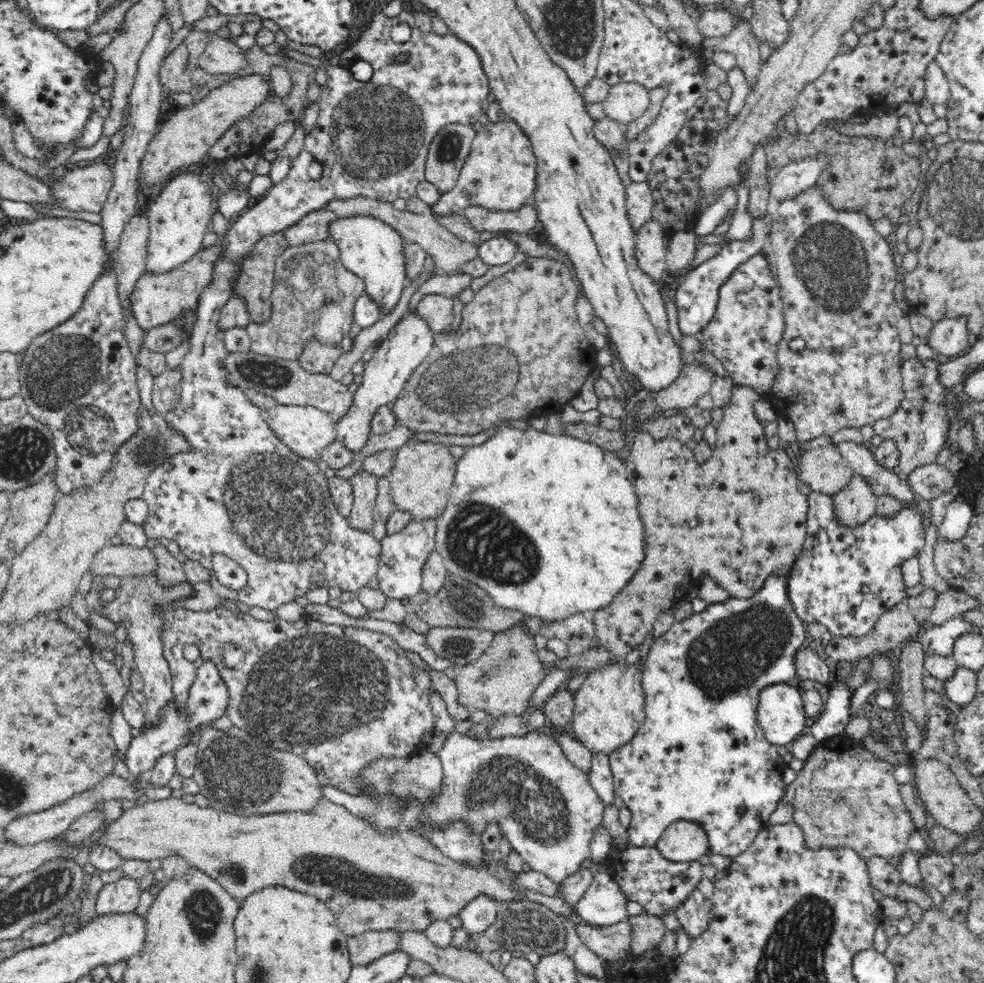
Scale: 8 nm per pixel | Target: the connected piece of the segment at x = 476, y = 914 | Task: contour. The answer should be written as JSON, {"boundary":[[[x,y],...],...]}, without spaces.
{"boundary":[[[486,895],[477,896],[460,912],[462,928],[470,935],[483,933],[497,919],[498,902]]]}

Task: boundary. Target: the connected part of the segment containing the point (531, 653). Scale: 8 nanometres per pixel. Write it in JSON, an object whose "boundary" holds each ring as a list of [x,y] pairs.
{"boundary":[[[524,622],[516,625],[516,628],[495,632],[496,638],[494,638],[492,646],[482,654],[482,658],[478,662],[474,662],[472,666],[464,666],[457,672],[455,685],[458,689],[458,702],[468,706],[471,710],[486,710],[493,717],[508,713],[527,714],[529,712],[526,708],[528,700],[530,700],[532,692],[536,690],[536,686],[547,676],[547,668],[539,662],[535,640],[528,638],[526,632],[527,628],[525,628]]]}

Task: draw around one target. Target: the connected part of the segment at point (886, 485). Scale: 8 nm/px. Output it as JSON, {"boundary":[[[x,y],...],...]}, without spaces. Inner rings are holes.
{"boundary":[[[843,441],[836,445],[838,452],[852,470],[863,476],[872,487],[874,494],[895,496],[903,505],[915,505],[916,494],[892,469],[881,465],[873,455],[872,448],[863,443]]]}

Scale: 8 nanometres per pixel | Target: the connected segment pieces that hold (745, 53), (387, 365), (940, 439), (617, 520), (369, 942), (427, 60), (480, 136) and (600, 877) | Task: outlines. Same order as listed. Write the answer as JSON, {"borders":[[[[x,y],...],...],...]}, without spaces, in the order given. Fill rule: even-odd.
{"borders":[[[[740,21],[722,40],[703,40],[701,42],[703,48],[714,46],[715,50],[734,54],[737,59],[737,68],[744,74],[751,90],[763,65],[758,45],[758,40],[752,34],[750,22],[746,23],[746,21]]],[[[417,308],[408,310],[404,316],[388,331],[386,337],[382,338],[377,344],[377,350],[374,352],[372,358],[365,363],[362,384],[359,384],[358,390],[353,394],[354,406],[350,408],[350,412],[346,413],[337,423],[336,432],[337,440],[340,441],[346,448],[352,452],[360,452],[366,440],[368,440],[368,432],[371,431],[370,420],[374,416],[374,412],[380,406],[393,404],[398,398],[400,392],[404,388],[406,381],[410,375],[424,362],[424,359],[429,355],[435,343],[435,334],[428,326],[427,320],[419,316]]],[[[913,358],[910,361],[903,361],[901,365],[902,391],[904,398],[900,407],[886,419],[874,422],[874,434],[884,439],[894,439],[899,450],[898,468],[904,474],[909,475],[919,466],[936,463],[936,457],[944,448],[946,436],[948,436],[948,406],[955,397],[952,392],[938,383],[938,366],[941,359],[920,361]]],[[[502,426],[496,434],[483,443],[467,448],[464,455],[456,461],[454,484],[448,499],[449,501],[444,512],[435,518],[435,550],[441,554],[448,573],[458,575],[463,579],[477,584],[480,588],[483,588],[486,594],[493,599],[497,609],[515,609],[522,613],[526,613],[526,616],[528,617],[538,617],[540,618],[540,621],[546,621],[553,625],[577,613],[582,614],[583,612],[591,610],[598,611],[608,607],[608,604],[610,604],[610,602],[612,602],[612,600],[614,600],[614,598],[622,591],[622,588],[630,582],[630,579],[636,574],[638,568],[640,568],[642,560],[644,560],[644,525],[642,524],[642,519],[640,519],[640,513],[638,512],[638,495],[636,495],[634,485],[630,482],[629,476],[627,475],[625,463],[619,459],[613,451],[606,451],[599,446],[596,446],[594,443],[586,442],[570,435],[554,435],[535,429],[528,428],[523,430],[511,426]]],[[[390,930],[366,931],[361,935],[347,937],[347,947],[356,963],[366,965],[385,954],[399,950],[402,932]]],[[[403,10],[397,16],[394,16],[391,18],[384,15],[383,12],[377,13],[372,18],[372,22],[370,22],[370,25],[367,27],[367,30],[365,32],[363,32],[363,34],[360,36],[360,40],[358,40],[357,44],[354,44],[354,45],[352,45],[352,47],[348,48],[347,50],[344,50],[339,56],[333,55],[332,58],[330,58],[330,62],[328,62],[328,66],[326,66],[325,71],[326,71],[326,76],[327,76],[327,82],[326,82],[326,87],[321,89],[321,98],[318,100],[318,103],[319,103],[318,124],[316,125],[316,128],[314,128],[314,130],[312,130],[312,132],[310,132],[310,134],[308,134],[308,136],[305,137],[304,150],[302,150],[302,152],[300,152],[300,154],[298,154],[298,158],[296,158],[296,160],[294,160],[294,162],[291,162],[291,167],[287,174],[288,176],[286,176],[286,178],[284,178],[284,180],[282,180],[279,184],[272,185],[269,188],[268,194],[266,194],[266,196],[264,196],[263,199],[256,201],[252,206],[250,206],[250,208],[248,209],[248,212],[242,213],[242,214],[240,214],[240,216],[238,216],[236,218],[236,220],[232,220],[230,222],[230,224],[228,225],[228,229],[226,230],[226,233],[222,237],[222,242],[221,242],[222,250],[219,253],[219,256],[217,257],[217,262],[215,263],[214,271],[212,271],[212,278],[210,278],[210,282],[208,282],[208,284],[206,284],[206,286],[204,286],[204,288],[202,290],[202,294],[200,294],[200,298],[198,298],[198,306],[197,306],[197,310],[196,310],[196,312],[198,313],[198,318],[197,318],[194,328],[191,332],[190,348],[189,348],[186,356],[183,358],[183,361],[180,366],[180,373],[182,373],[180,401],[178,402],[178,405],[173,410],[170,410],[168,413],[164,414],[165,415],[164,419],[166,419],[166,423],[168,423],[168,425],[170,425],[170,429],[172,429],[172,431],[174,431],[174,433],[178,433],[178,435],[182,435],[182,437],[184,437],[184,439],[186,439],[186,441],[188,441],[188,450],[186,450],[186,452],[172,454],[172,456],[170,456],[170,458],[166,458],[164,463],[162,463],[160,466],[157,466],[156,468],[154,468],[154,470],[147,476],[146,486],[145,486],[144,492],[141,496],[141,498],[146,501],[146,504],[148,505],[148,508],[149,508],[148,520],[143,524],[143,529],[147,533],[148,538],[155,538],[155,539],[161,540],[162,542],[169,542],[171,540],[172,540],[172,542],[176,542],[176,544],[178,544],[178,546],[183,554],[182,556],[184,559],[194,560],[194,561],[198,562],[200,565],[208,568],[211,572],[213,570],[212,556],[217,555],[217,554],[225,554],[226,556],[229,556],[232,560],[235,560],[240,566],[242,566],[242,568],[244,568],[244,570],[247,572],[246,586],[244,586],[244,588],[240,588],[240,590],[234,591],[231,588],[228,588],[227,586],[220,584],[217,581],[217,579],[213,579],[213,581],[210,583],[211,587],[214,589],[214,591],[216,591],[216,593],[218,593],[218,595],[220,595],[220,597],[222,597],[222,599],[225,599],[225,600],[230,599],[232,602],[239,601],[239,602],[242,602],[244,605],[247,605],[250,608],[260,607],[261,609],[271,611],[271,612],[284,603],[294,601],[297,596],[306,597],[306,593],[312,585],[312,582],[310,581],[310,577],[312,576],[312,574],[314,574],[314,576],[316,576],[316,578],[317,578],[318,574],[322,574],[322,576],[324,576],[324,585],[326,585],[327,588],[330,588],[333,586],[338,586],[338,588],[340,588],[340,590],[342,590],[342,592],[348,591],[351,593],[358,593],[361,588],[364,588],[367,586],[367,582],[370,580],[370,578],[377,576],[377,570],[379,567],[379,560],[380,560],[380,555],[381,555],[381,541],[377,540],[375,537],[373,537],[370,532],[366,532],[365,530],[358,530],[356,528],[352,528],[349,525],[348,519],[344,515],[342,515],[342,513],[339,512],[339,510],[337,509],[337,506],[334,504],[334,501],[331,499],[331,494],[330,494],[330,491],[329,491],[329,488],[327,485],[326,475],[324,475],[323,467],[319,468],[316,466],[316,464],[314,463],[313,460],[302,458],[300,455],[297,455],[296,453],[292,452],[286,446],[286,444],[284,444],[276,436],[276,433],[269,427],[269,424],[264,419],[264,414],[263,414],[264,412],[260,408],[257,408],[254,404],[252,404],[252,402],[249,401],[248,397],[245,395],[245,392],[243,390],[239,389],[238,387],[236,387],[234,385],[230,385],[230,383],[228,383],[228,381],[226,381],[226,369],[224,369],[224,367],[222,367],[222,365],[220,365],[220,360],[222,360],[222,358],[224,358],[224,356],[226,356],[226,354],[229,352],[229,350],[226,348],[226,345],[224,342],[225,331],[219,327],[221,310],[222,310],[222,308],[224,308],[224,305],[232,298],[232,296],[234,296],[233,288],[236,286],[236,284],[238,284],[239,274],[242,271],[242,262],[244,262],[244,260],[248,260],[248,258],[250,258],[250,256],[252,256],[252,252],[254,252],[253,248],[256,246],[256,244],[258,244],[258,242],[262,241],[263,238],[266,238],[272,234],[283,232],[289,226],[292,226],[293,224],[296,224],[299,220],[302,220],[302,218],[304,218],[304,216],[306,216],[307,214],[310,214],[310,212],[324,209],[328,203],[334,202],[334,200],[352,200],[352,198],[370,198],[370,199],[378,200],[381,202],[388,202],[388,203],[393,204],[398,199],[404,199],[406,201],[406,200],[410,199],[411,197],[415,197],[417,195],[418,184],[421,184],[423,181],[425,181],[425,161],[427,158],[427,150],[430,149],[430,144],[432,143],[432,140],[439,134],[439,131],[444,126],[447,126],[450,124],[455,124],[455,123],[459,123],[462,125],[474,125],[476,122],[479,122],[480,117],[483,114],[486,114],[486,112],[488,110],[488,105],[489,105],[488,94],[490,94],[490,92],[491,92],[488,79],[486,78],[486,75],[484,74],[484,70],[482,68],[482,61],[480,61],[478,53],[476,53],[476,51],[474,51],[474,47],[471,47],[470,45],[466,44],[466,41],[461,41],[460,39],[458,39],[458,37],[456,37],[456,35],[453,35],[452,33],[449,33],[448,35],[445,35],[445,36],[439,36],[438,34],[433,33],[433,32],[428,33],[428,32],[420,31],[419,28],[417,27],[416,23],[414,23],[413,14],[403,11]],[[400,23],[408,24],[408,26],[411,28],[410,40],[403,42],[403,43],[394,42],[391,40],[391,37],[390,37],[390,32],[391,32],[390,29],[392,28],[392,26],[394,26],[395,24],[400,24]],[[340,60],[345,60],[347,64],[351,64],[351,65],[354,64],[354,62],[357,62],[359,60],[364,60],[364,62],[368,62],[368,64],[372,65],[373,75],[371,76],[371,78],[368,81],[357,80],[354,77],[354,75],[352,75],[352,71],[350,70],[351,65],[350,66],[340,66]],[[312,162],[319,163],[320,166],[322,167],[322,176],[320,176],[320,178],[318,178],[318,180],[312,180],[312,178],[308,175],[307,170],[310,166],[312,166]]],[[[509,118],[504,122],[488,123],[475,135],[456,185],[450,192],[441,194],[441,200],[430,206],[429,213],[439,220],[468,207],[498,212],[517,211],[525,204],[534,206],[536,178],[537,163],[532,143],[518,124]]],[[[599,868],[593,875],[594,882],[573,906],[575,914],[592,927],[612,926],[626,919],[626,897],[612,873]]]]}

